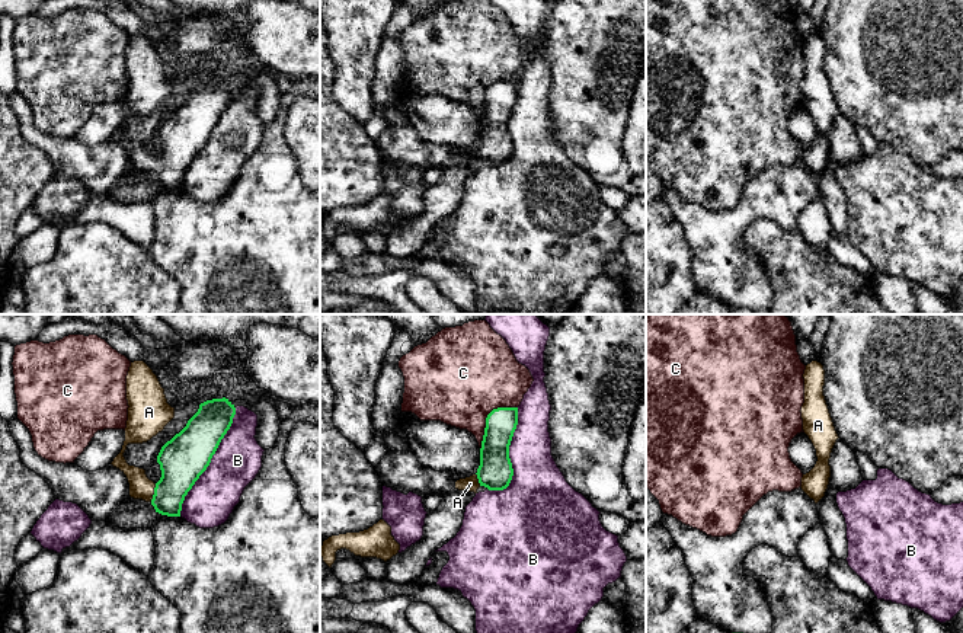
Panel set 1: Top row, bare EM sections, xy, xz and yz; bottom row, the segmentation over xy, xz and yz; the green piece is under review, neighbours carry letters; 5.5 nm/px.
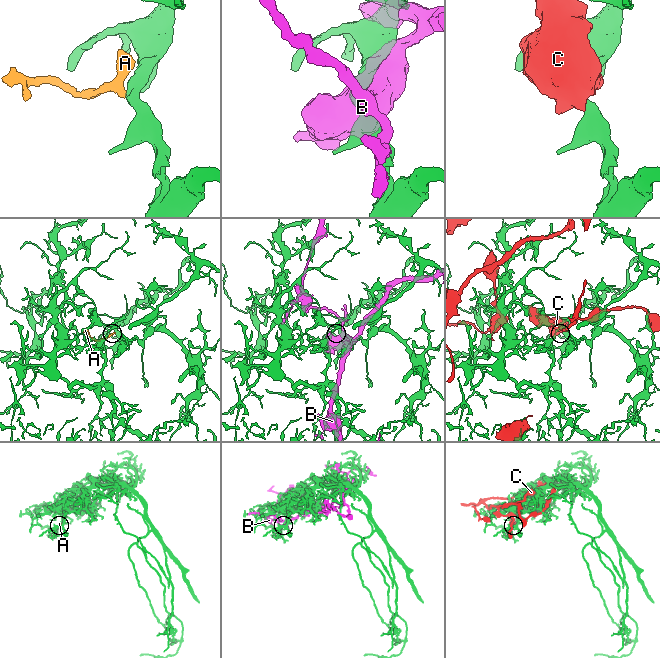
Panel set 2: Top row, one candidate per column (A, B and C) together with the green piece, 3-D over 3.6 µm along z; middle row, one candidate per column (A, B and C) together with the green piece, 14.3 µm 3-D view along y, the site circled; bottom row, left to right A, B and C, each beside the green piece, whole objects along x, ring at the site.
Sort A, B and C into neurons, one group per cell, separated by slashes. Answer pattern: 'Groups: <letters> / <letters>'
Groups: A / B / C

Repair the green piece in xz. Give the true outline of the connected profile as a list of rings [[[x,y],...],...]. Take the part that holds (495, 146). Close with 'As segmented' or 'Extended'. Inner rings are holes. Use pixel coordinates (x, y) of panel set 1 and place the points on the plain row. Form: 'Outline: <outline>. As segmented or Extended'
Outline: [[[498,81],[486,92],[477,147],[455,156],[455,163],[474,166],[480,160],[503,164],[509,160],[514,143],[509,119],[518,99],[518,81]]]. Extended

